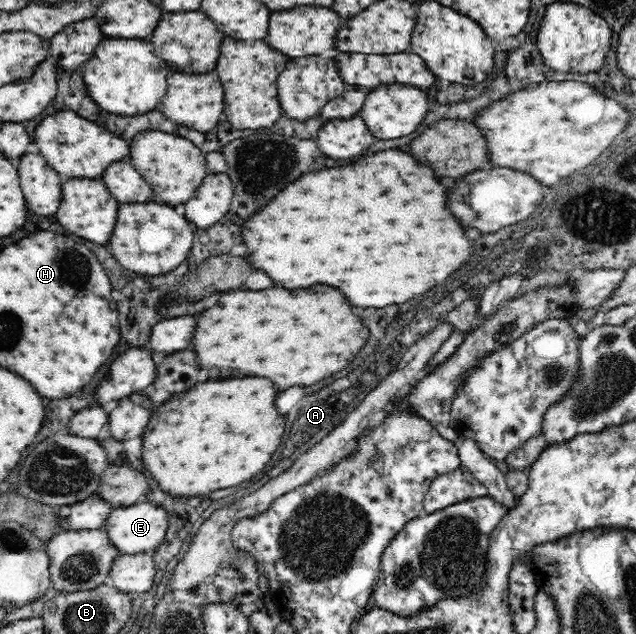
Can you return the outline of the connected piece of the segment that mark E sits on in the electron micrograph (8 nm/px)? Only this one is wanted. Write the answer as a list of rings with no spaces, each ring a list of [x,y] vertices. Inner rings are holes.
[[[149,499],[140,504],[113,509],[106,518],[103,526],[110,544],[117,548],[119,554],[147,553],[153,555],[156,548],[164,544],[165,530],[167,530],[167,514],[153,506]]]

